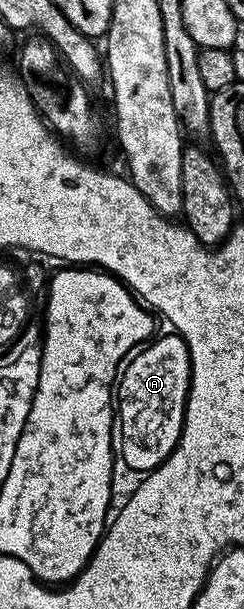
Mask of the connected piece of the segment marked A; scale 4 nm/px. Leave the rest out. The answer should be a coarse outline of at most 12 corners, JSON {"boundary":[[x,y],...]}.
{"boundary":[[156,305],[152,349],[126,379],[130,463],[174,443],[190,394],[186,333]]}

